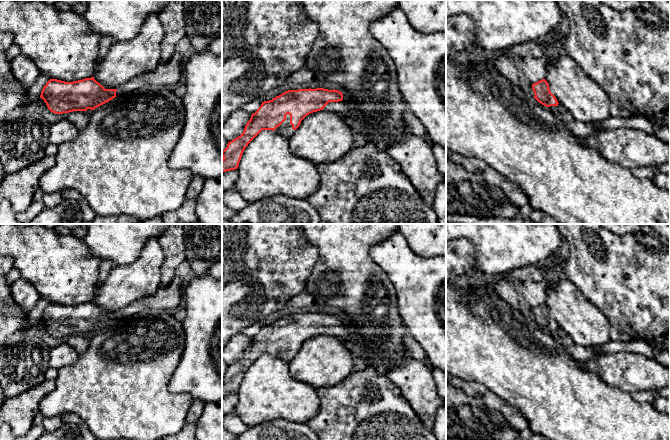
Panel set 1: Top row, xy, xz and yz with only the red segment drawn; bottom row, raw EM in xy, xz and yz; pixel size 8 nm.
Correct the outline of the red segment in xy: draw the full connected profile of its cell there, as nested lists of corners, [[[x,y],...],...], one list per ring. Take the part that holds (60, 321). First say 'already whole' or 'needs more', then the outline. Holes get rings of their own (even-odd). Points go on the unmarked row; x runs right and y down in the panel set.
needs more; [[[174,277],[171,283],[160,287],[153,295],[133,302],[126,311],[105,313],[94,301],[73,306],[50,303],[43,311],[40,322],[55,338],[87,335],[124,321],[129,314],[161,311],[172,312],[184,299],[184,279]]]

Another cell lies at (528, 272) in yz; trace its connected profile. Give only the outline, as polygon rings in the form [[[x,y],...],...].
[[[535,265],[524,266],[520,269],[515,269],[510,273],[502,276],[499,279],[488,278],[479,282],[481,285],[481,294],[496,294],[494,284],[498,281],[503,282],[525,282],[526,280],[534,280],[539,283],[546,283],[546,275],[543,271],[538,270]]]

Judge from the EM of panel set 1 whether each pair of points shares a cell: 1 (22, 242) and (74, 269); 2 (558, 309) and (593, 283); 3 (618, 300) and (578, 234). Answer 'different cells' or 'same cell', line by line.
1: same cell
2: different cells
3: same cell

